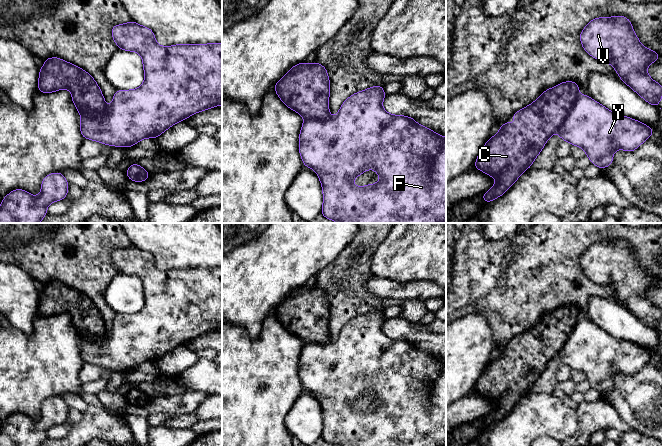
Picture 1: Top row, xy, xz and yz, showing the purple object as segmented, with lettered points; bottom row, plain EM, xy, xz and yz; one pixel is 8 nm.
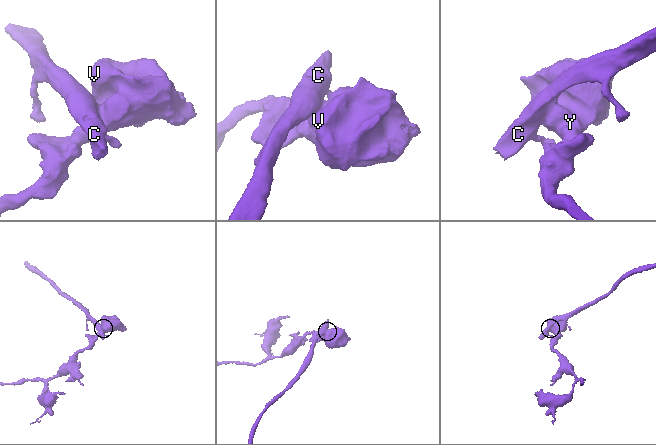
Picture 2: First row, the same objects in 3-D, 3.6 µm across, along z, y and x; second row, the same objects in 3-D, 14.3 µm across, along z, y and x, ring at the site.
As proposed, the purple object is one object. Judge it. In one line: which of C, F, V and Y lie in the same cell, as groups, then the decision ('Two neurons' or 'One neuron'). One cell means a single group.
Groups: C / F V Y. Two neurons

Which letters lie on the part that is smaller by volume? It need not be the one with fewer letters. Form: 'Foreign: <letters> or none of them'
Foreign: C

